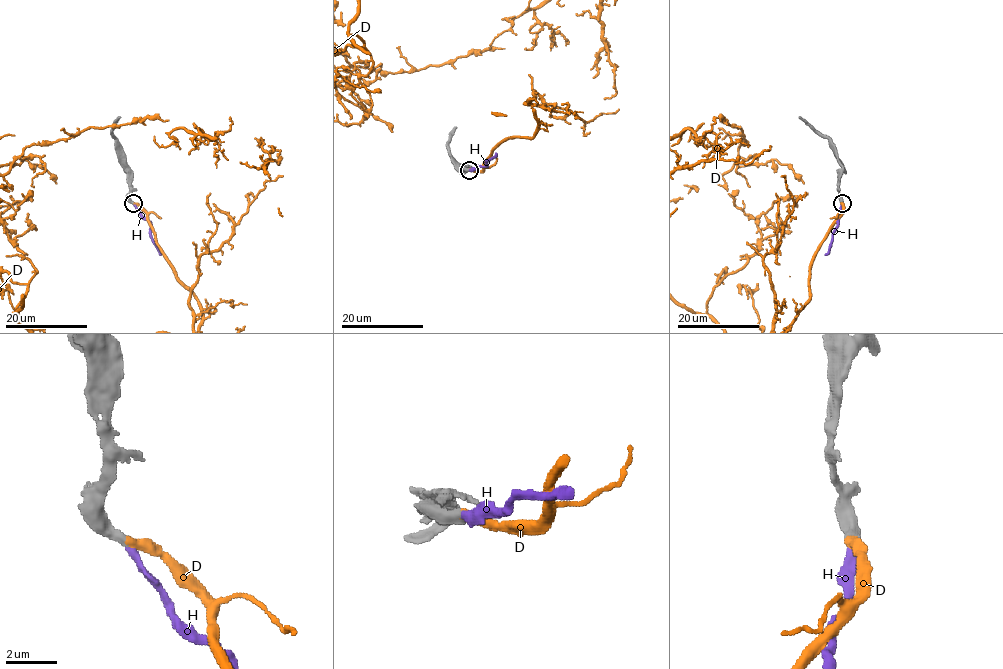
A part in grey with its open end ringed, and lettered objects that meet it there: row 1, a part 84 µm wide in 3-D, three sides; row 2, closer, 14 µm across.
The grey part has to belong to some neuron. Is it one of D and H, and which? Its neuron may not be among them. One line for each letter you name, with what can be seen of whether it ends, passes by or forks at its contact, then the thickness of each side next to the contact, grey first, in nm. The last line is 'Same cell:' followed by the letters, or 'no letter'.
D: it ends; calibres 440 and 400 nm
Same cell: D

